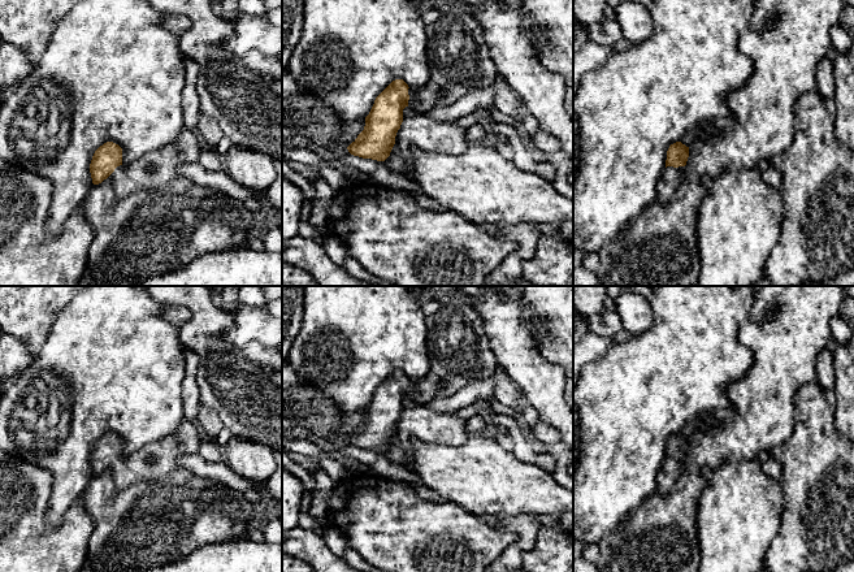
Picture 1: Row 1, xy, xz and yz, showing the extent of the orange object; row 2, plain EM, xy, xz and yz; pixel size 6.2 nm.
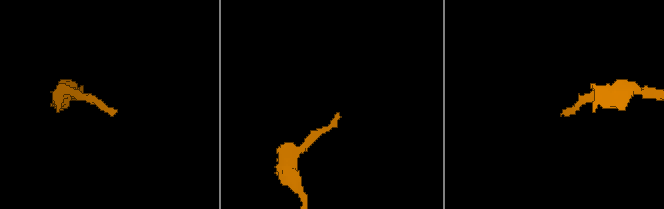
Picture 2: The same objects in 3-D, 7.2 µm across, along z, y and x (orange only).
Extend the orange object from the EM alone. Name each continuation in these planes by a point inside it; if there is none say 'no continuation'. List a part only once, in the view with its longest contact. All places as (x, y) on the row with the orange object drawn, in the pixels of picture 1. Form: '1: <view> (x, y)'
1: yz (671, 177)

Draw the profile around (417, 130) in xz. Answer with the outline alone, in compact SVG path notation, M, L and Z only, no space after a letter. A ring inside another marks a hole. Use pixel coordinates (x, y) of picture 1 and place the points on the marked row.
M406 107L403 122L395 136L395 144L407 162L407 177L412 176L412 150L434 151L439 153L459 155L468 148L465 129L454 121L435 120L424 110Z

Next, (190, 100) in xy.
M185 56L185 86L182 90L183 129L198 133L200 116L200 99L198 96L196 83L199 64Z

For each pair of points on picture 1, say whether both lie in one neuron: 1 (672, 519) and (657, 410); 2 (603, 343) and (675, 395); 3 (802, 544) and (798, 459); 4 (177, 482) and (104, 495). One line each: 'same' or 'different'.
1: different
2: different
3: same
4: same

